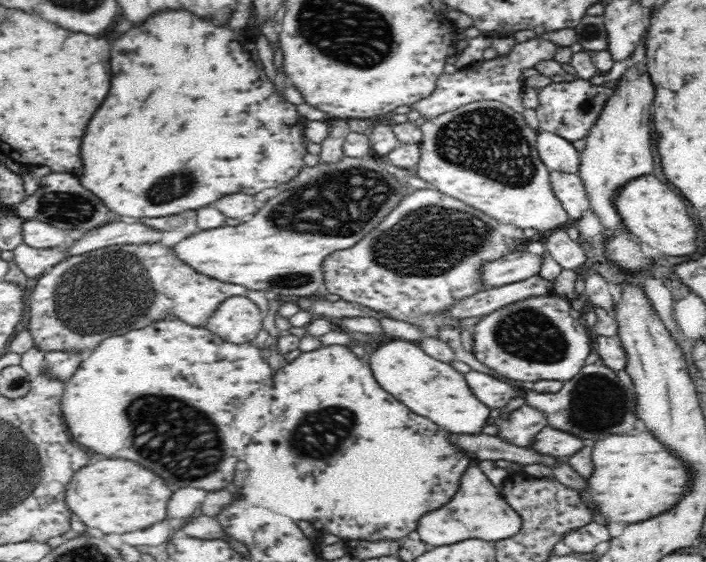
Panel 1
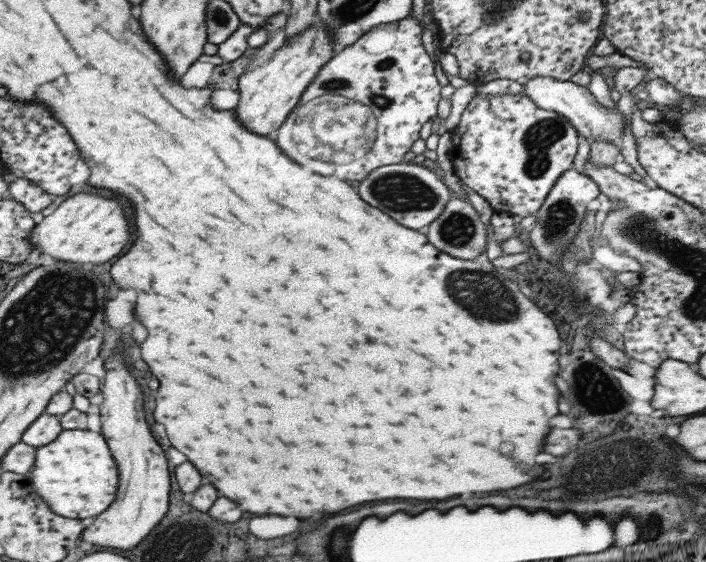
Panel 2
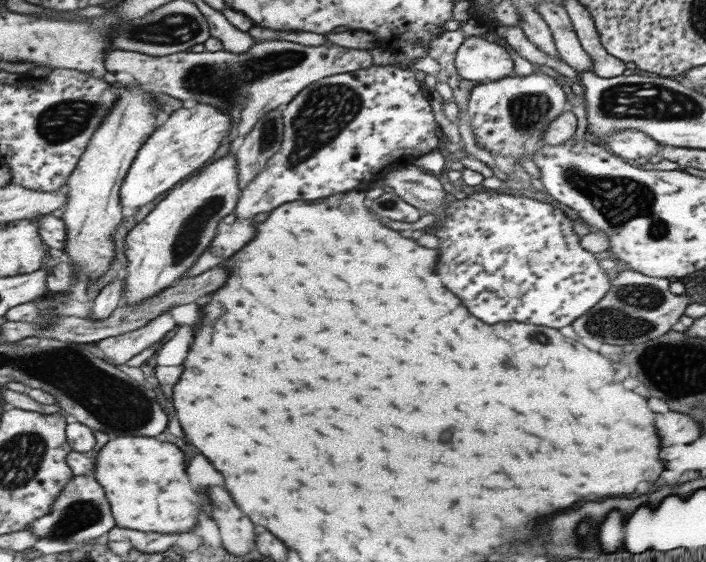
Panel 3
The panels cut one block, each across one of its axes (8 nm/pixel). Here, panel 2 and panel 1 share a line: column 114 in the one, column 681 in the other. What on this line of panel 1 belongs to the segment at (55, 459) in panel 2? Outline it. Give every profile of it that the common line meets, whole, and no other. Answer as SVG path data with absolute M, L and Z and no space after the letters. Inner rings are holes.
M647 431L638 435L610 434L595 442L590 457L592 457L592 466L594 466L592 476L584 477L586 486L582 490L578 490L578 497L588 509L590 506L592 508L598 506L598 510L602 514L601 520L606 518L606 522L603 522L606 523L606 526L610 523L626 526L658 516L664 510L678 504L682 498L682 492L686 490L688 468L670 452L668 447L664 447L662 443L656 441L656 437Z

